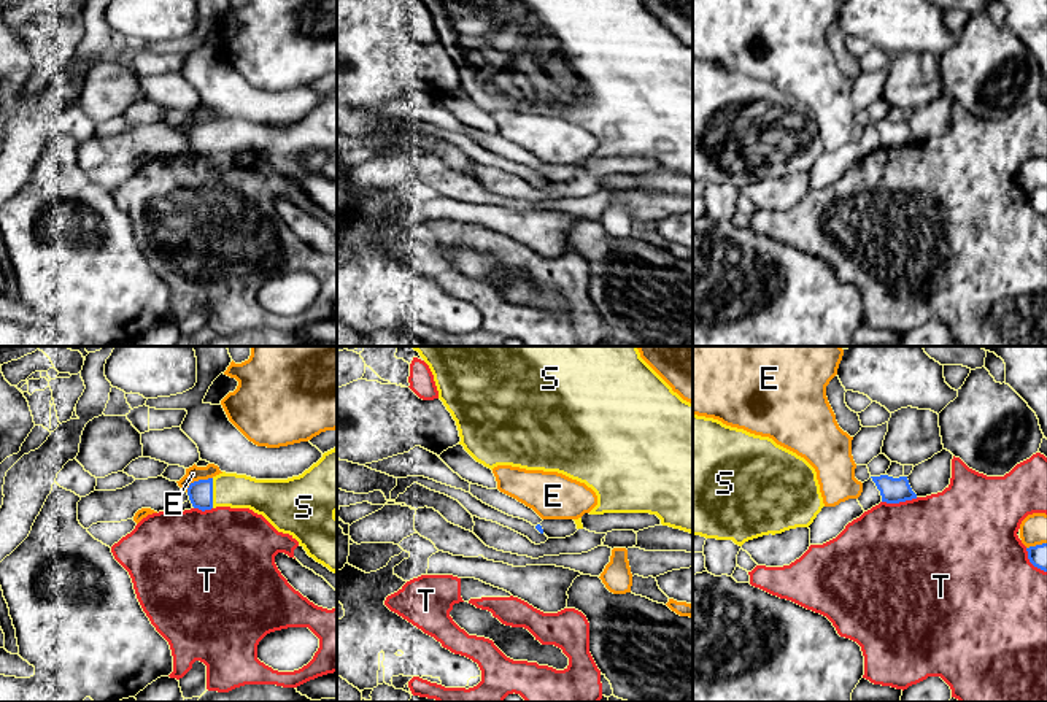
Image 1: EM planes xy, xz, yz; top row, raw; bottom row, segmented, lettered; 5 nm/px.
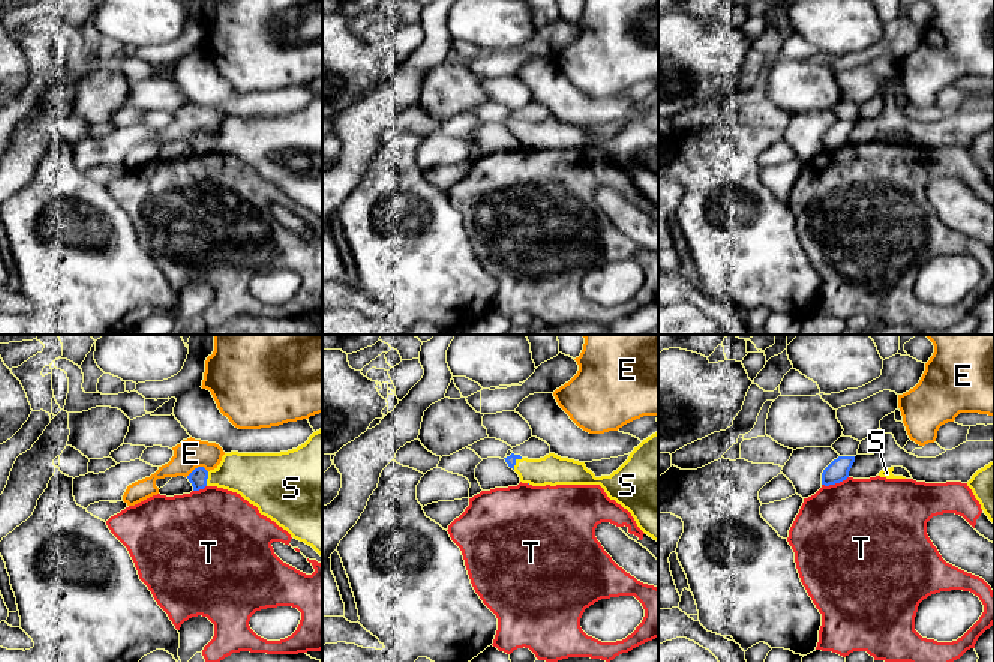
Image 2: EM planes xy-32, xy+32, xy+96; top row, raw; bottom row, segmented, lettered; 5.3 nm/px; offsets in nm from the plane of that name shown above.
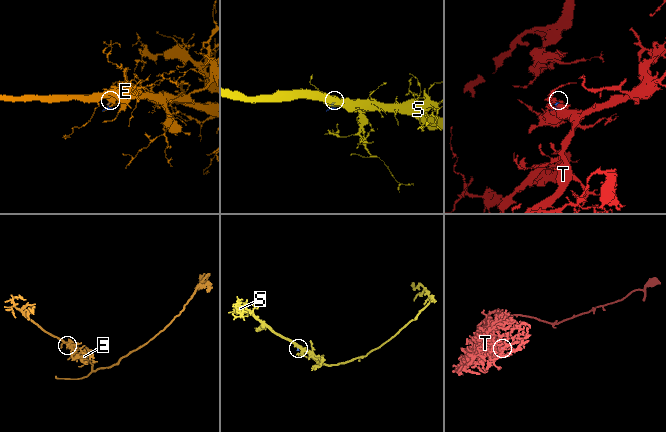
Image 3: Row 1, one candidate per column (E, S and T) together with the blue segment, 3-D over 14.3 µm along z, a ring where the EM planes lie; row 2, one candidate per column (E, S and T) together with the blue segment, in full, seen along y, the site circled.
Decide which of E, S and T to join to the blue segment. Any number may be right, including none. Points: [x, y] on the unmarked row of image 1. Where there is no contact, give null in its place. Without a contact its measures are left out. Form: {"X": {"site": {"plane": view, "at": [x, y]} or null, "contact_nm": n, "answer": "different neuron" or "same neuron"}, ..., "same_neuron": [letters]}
{"E": {"site": {"plane": "xy", "at": [199, 124]}, "contact_nm": 150, "answer": "different neuron"}, "S": {"site": {"plane": "xy", "at": [212, 137]}, "contact_nm": 150, "answer": "same neuron"}, "T": {"site": {"plane": "yz", "at": [900, 145]}, "contact_nm": 190, "answer": "different neuron"}, "same_neuron": ["S"]}

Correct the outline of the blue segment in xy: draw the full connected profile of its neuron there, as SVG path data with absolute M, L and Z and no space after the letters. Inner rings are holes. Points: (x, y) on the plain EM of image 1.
M337 92L299 121L256 124L219 118L189 129L187 140L202 156L249 152L278 176L289 178L310 202L337 218Z

